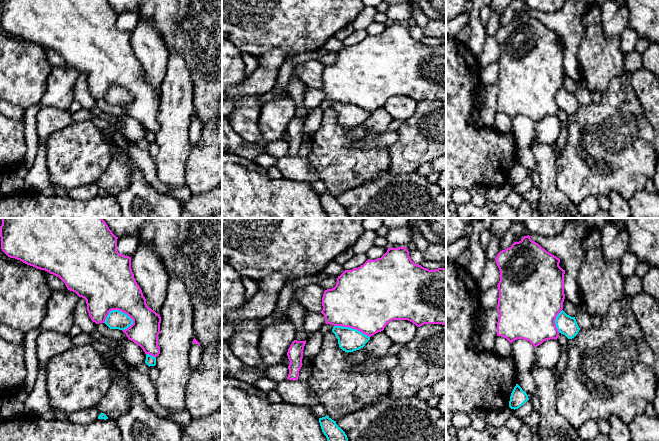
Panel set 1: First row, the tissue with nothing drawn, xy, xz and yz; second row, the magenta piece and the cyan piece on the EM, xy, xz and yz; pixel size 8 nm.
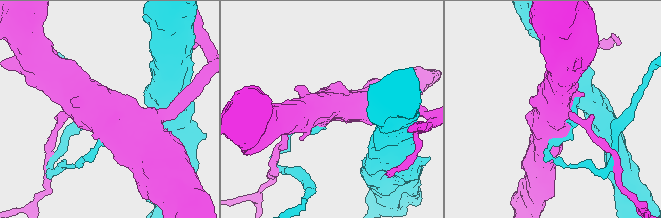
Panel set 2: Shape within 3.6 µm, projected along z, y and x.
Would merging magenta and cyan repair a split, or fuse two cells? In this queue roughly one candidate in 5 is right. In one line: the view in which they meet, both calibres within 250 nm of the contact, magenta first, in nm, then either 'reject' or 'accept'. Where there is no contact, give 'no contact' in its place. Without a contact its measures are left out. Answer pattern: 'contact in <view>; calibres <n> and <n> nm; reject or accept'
contact in xy; calibres 460 and 150 nm; reject

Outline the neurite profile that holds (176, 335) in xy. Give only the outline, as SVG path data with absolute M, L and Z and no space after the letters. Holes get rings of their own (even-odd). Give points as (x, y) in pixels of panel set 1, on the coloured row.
M179 275L169 278L160 317L157 400L164 408L179 412L186 409L185 393L192 373L188 352L195 337L191 294Z

